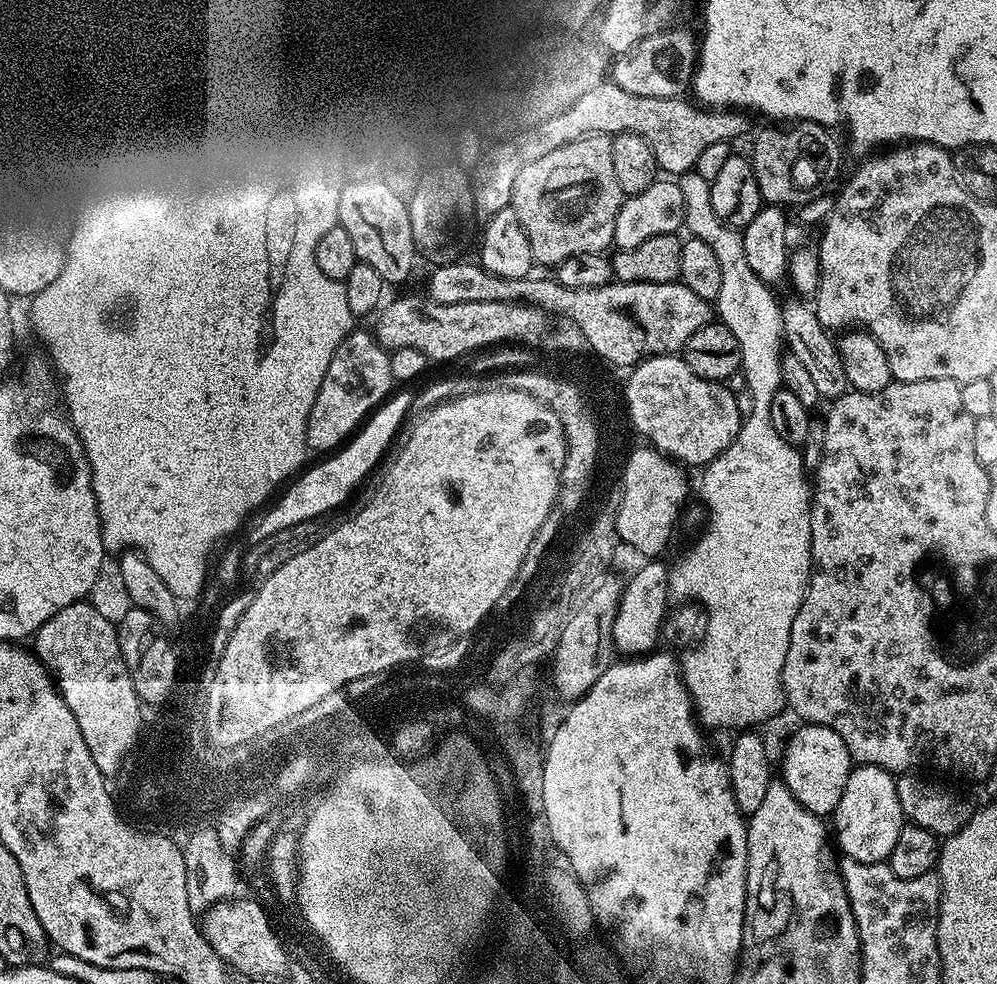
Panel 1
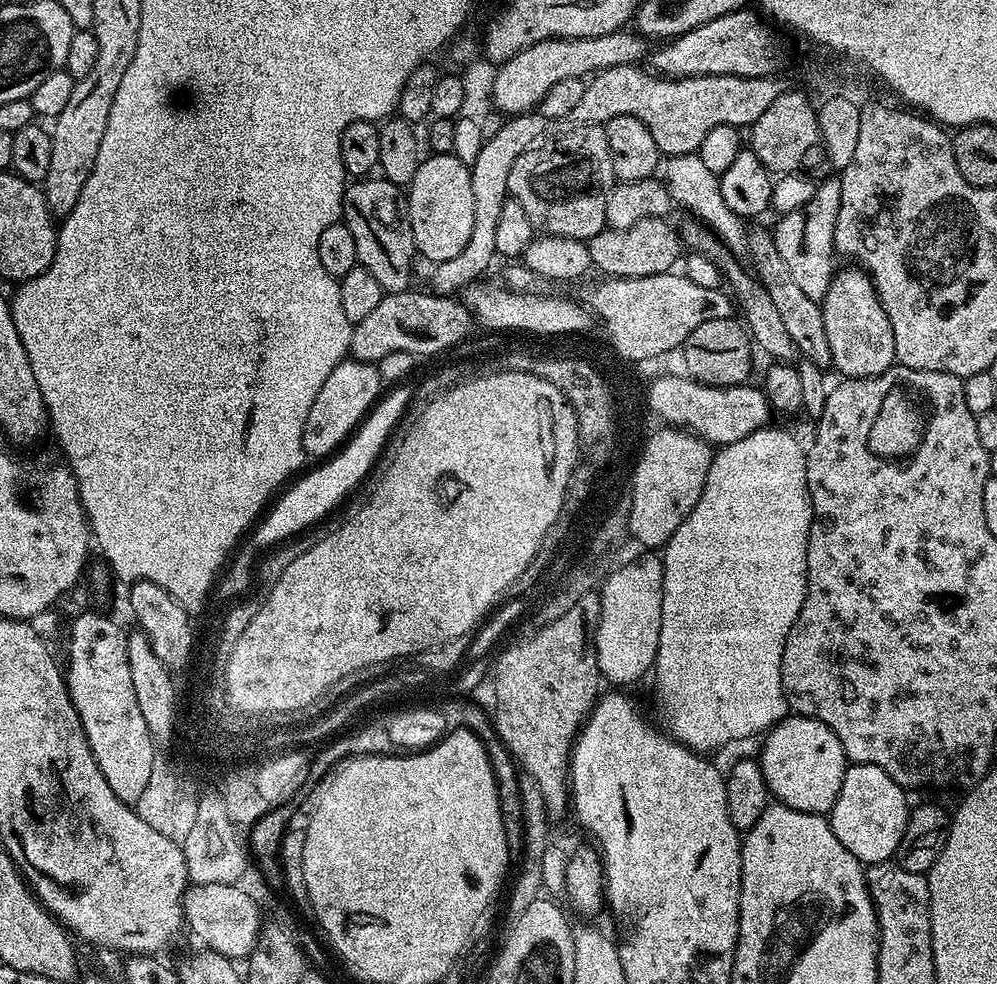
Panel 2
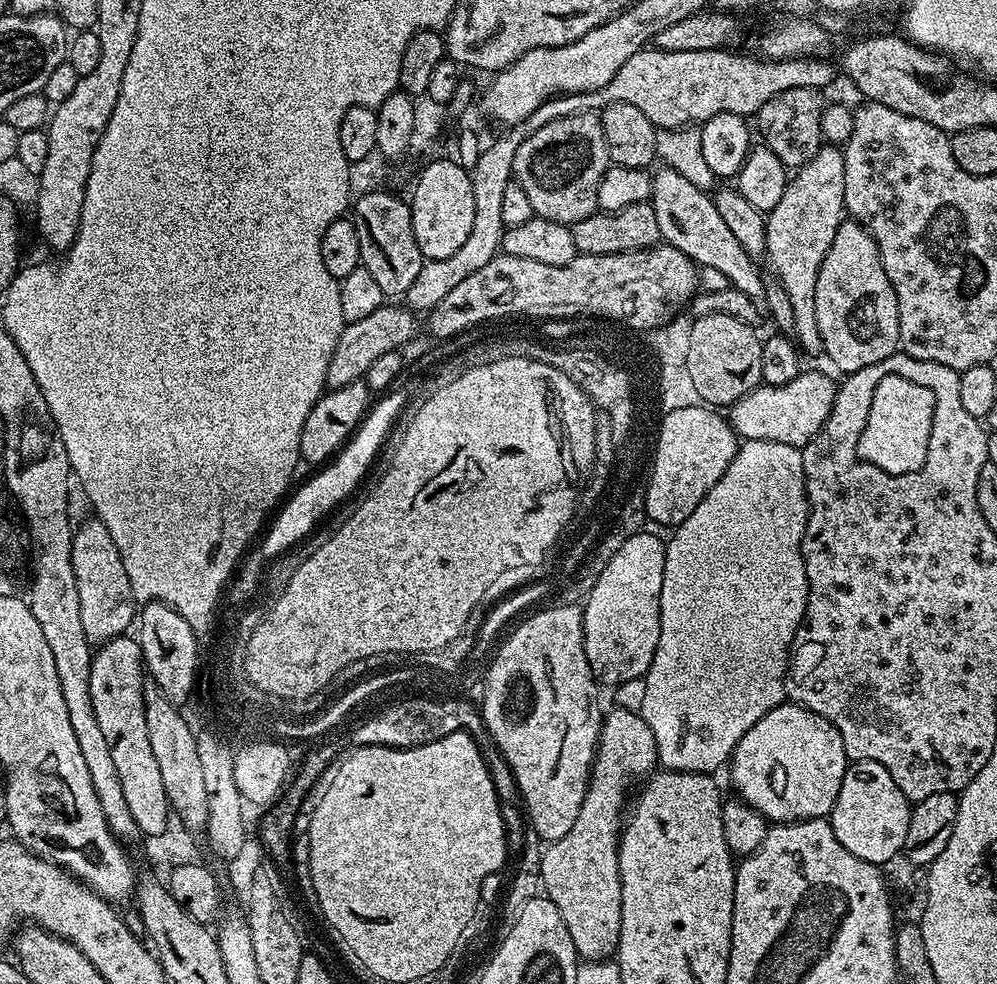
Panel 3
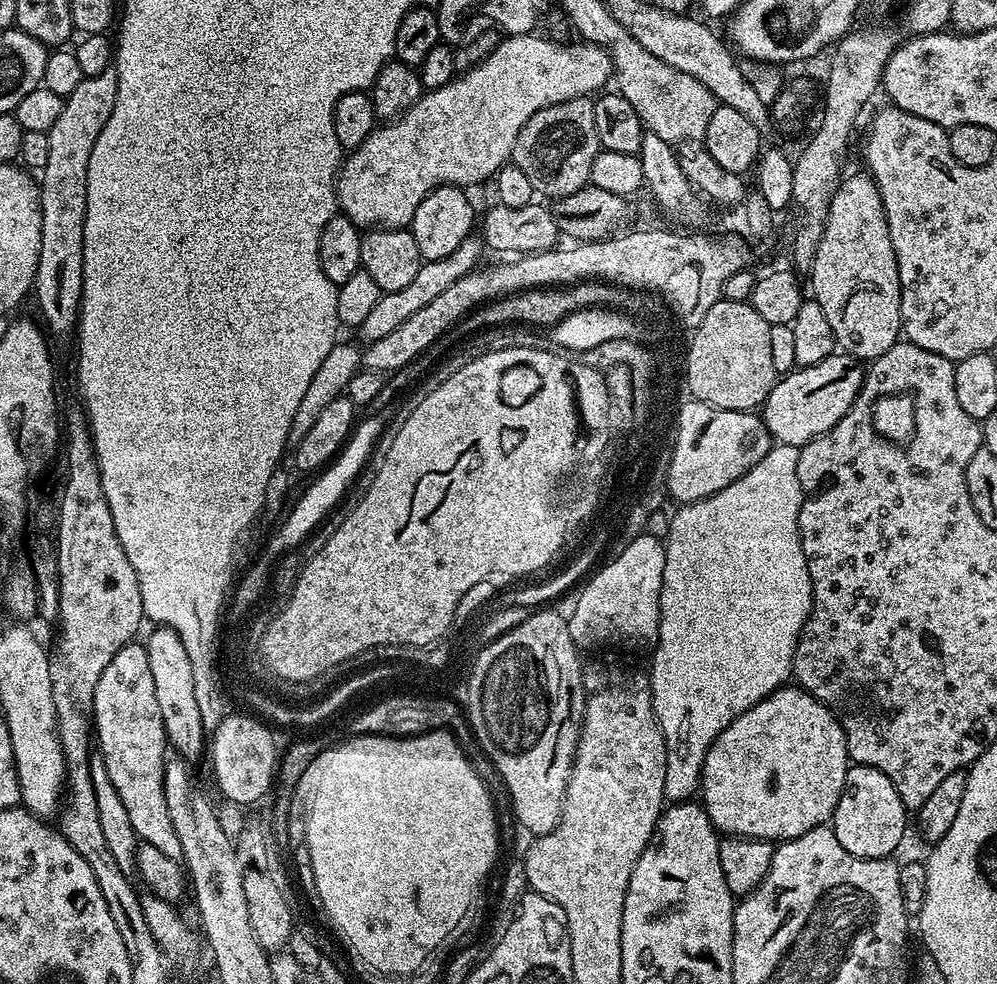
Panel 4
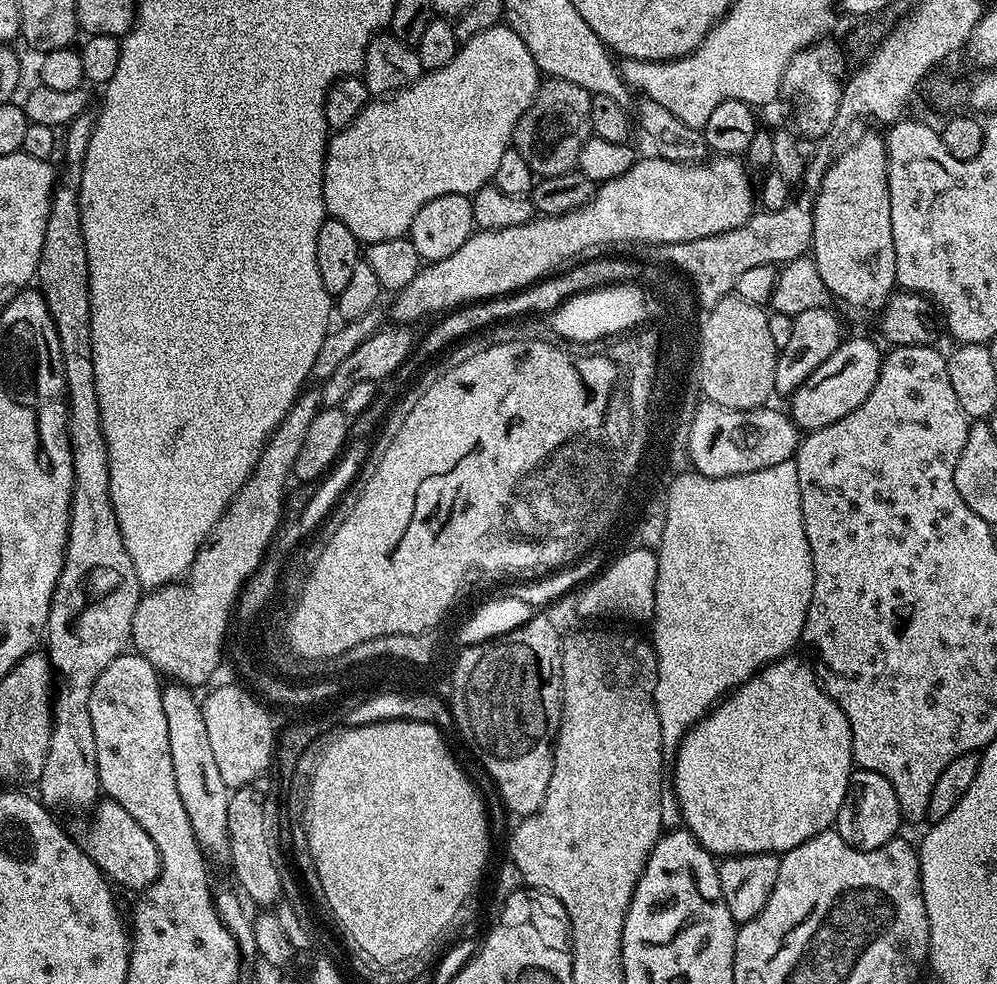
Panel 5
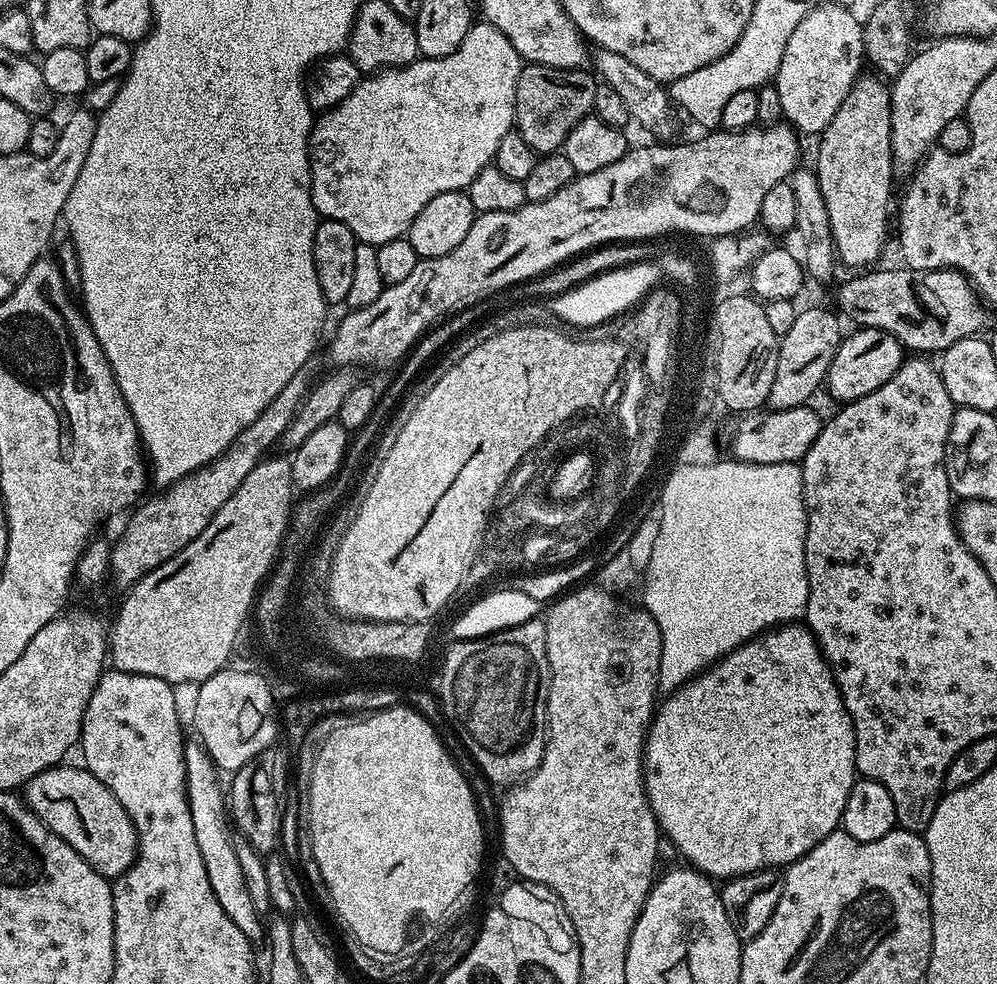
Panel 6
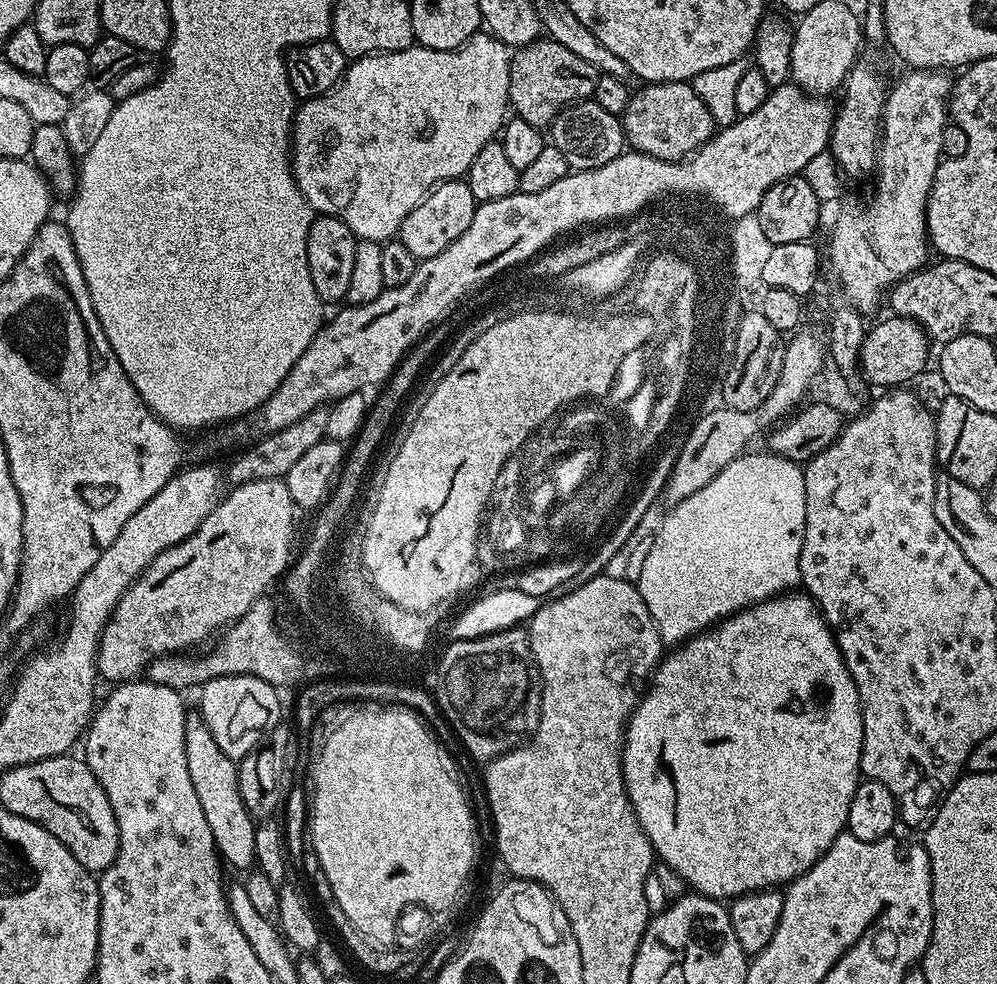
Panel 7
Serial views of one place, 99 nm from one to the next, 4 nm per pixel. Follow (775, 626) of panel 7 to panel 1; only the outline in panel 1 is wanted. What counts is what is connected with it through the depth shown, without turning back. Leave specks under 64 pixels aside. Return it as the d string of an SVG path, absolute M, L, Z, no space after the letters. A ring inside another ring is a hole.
M804 722L799 726L801 728L789 738L780 764L778 760L778 772L790 794L794 794L806 810L815 816L828 818L836 811L842 790L846 790L846 778L852 773L854 761L846 750L846 742L842 742L842 738L825 724Z

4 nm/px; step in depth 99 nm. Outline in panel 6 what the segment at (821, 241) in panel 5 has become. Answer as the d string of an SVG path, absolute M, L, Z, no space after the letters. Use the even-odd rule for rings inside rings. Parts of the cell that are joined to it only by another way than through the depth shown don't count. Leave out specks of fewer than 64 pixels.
M860 74L856 78L856 81L853 82L853 88L847 94L846 98L843 99L842 106L835 111L834 118L830 119L830 124L819 134L818 141L820 141L820 149L816 152L816 164L814 163L818 186L821 187L822 198L825 199L826 211L830 218L830 230L833 232L833 246L836 248L839 263L843 267L845 264L846 267L852 268L848 270L864 270L877 263L875 260L883 254L884 239L888 236L888 207L891 204L893 207L894 204L894 196L892 200L892 172L894 173L892 162L892 93L889 85L879 75L871 75L866 76L866 74Z

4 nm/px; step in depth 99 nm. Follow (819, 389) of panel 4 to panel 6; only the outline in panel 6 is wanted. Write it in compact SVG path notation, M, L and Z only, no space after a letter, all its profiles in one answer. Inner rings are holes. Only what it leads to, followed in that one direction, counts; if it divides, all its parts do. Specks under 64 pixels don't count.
M857 327L853 336L845 335L840 341L838 350L828 367L828 378L826 381L826 392L839 402L857 400L882 386L882 382L890 382L890 378L900 369L906 359L906 349L903 344L894 338L894 334L886 334L886 330L874 330L873 328Z

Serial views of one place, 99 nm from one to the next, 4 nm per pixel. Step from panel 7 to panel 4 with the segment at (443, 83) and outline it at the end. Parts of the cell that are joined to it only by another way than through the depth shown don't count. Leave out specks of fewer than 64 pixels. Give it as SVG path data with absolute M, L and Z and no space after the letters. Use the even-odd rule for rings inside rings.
M505 35L499 41L497 47L471 69L461 71L446 86L425 91L421 95L420 100L414 102L414 106L410 106L410 110L406 110L400 117L391 122L381 123L366 138L366 142L362 142L356 148L351 149L343 157L340 165L340 175L336 178L336 202L339 211L343 215L349 216L356 225L364 230L371 230L377 226L381 228L407 229L414 218L414 210L418 210L418 206L422 206L422 198L429 196L436 188L469 186L468 184L480 184L483 180L491 181L498 169L511 161L514 142L518 142L518 134L522 130L522 126L526 126L526 122L530 122L530 118L534 114L538 114L538 110L542 110L546 106L554 106L558 102L564 102L570 98L578 98L579 96L591 97L593 94L599 93L607 85L604 84L607 80L611 81L613 79L612 60L608 57L608 52L604 48L599 48L598 45L587 42L575 42L576 44L570 46L555 44L552 40L543 40L542 37L536 35Z

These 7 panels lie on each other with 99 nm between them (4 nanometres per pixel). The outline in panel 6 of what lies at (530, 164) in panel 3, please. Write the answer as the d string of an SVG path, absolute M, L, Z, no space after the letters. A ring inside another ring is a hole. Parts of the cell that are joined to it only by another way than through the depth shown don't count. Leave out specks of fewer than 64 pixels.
M525 63L520 70L516 91L515 131L520 132L522 138L526 138L526 146L540 156L561 151L570 130L592 112L597 83L597 77L583 67L556 69L554 66Z

